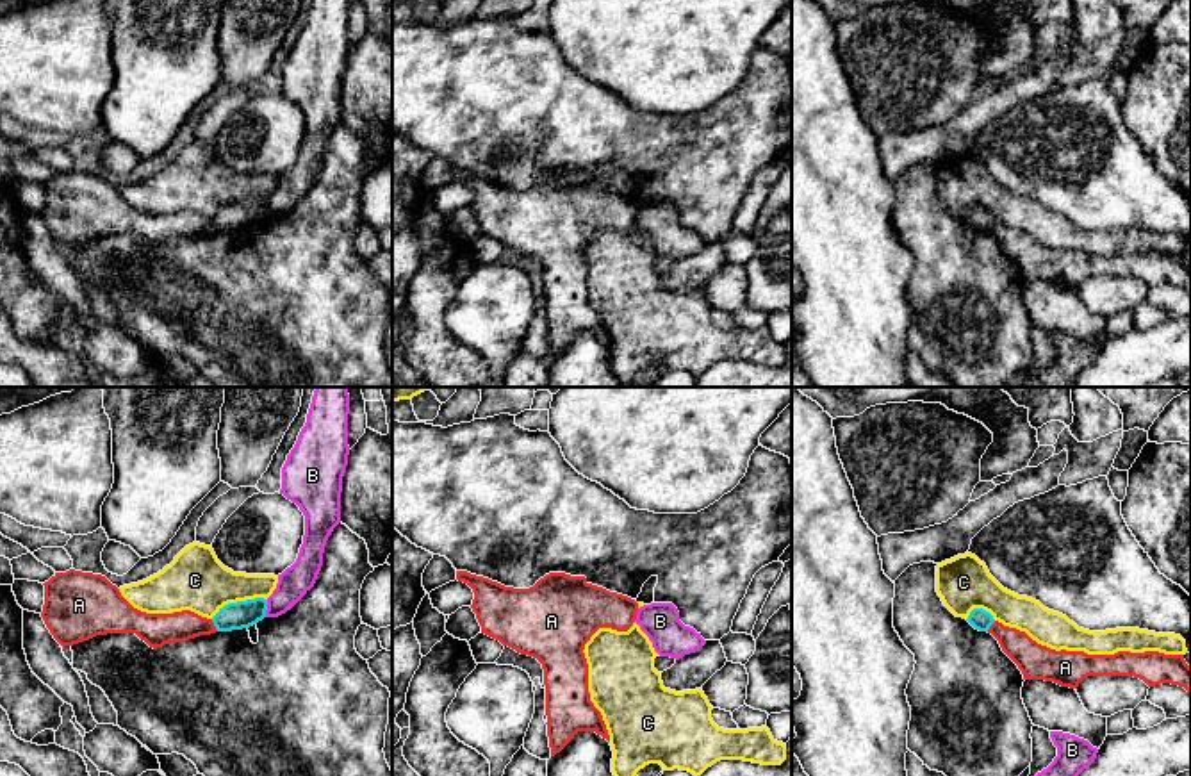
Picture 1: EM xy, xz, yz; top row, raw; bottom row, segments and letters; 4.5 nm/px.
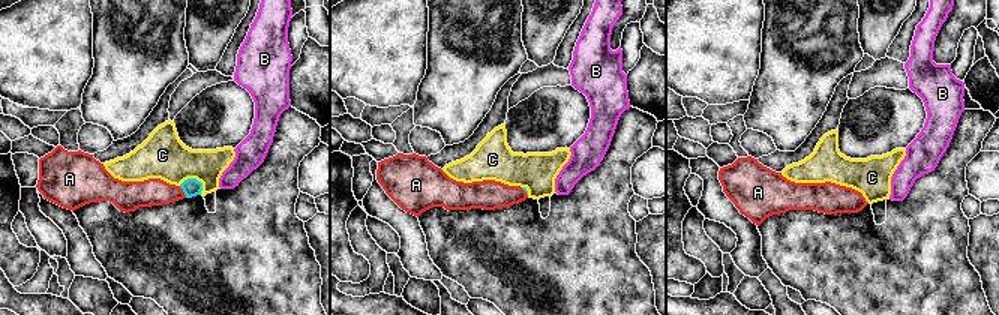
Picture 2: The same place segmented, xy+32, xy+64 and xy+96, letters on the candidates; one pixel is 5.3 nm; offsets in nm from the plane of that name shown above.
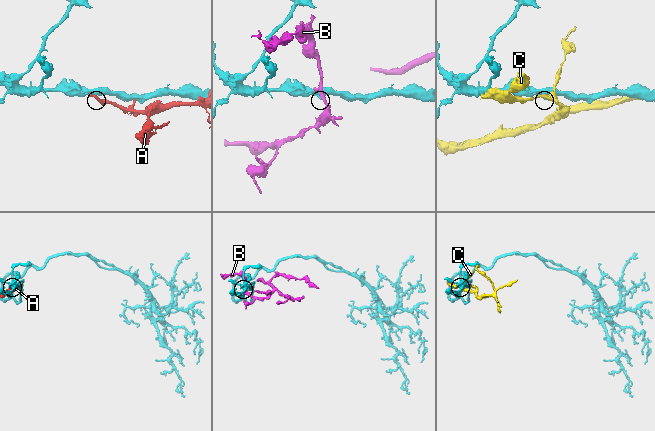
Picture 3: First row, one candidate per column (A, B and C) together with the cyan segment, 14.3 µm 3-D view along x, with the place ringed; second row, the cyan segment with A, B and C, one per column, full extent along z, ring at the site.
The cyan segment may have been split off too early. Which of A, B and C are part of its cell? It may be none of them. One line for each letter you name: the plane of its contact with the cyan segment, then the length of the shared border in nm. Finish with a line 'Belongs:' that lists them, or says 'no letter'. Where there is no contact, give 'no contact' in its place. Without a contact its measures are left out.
Belongs: no letter

